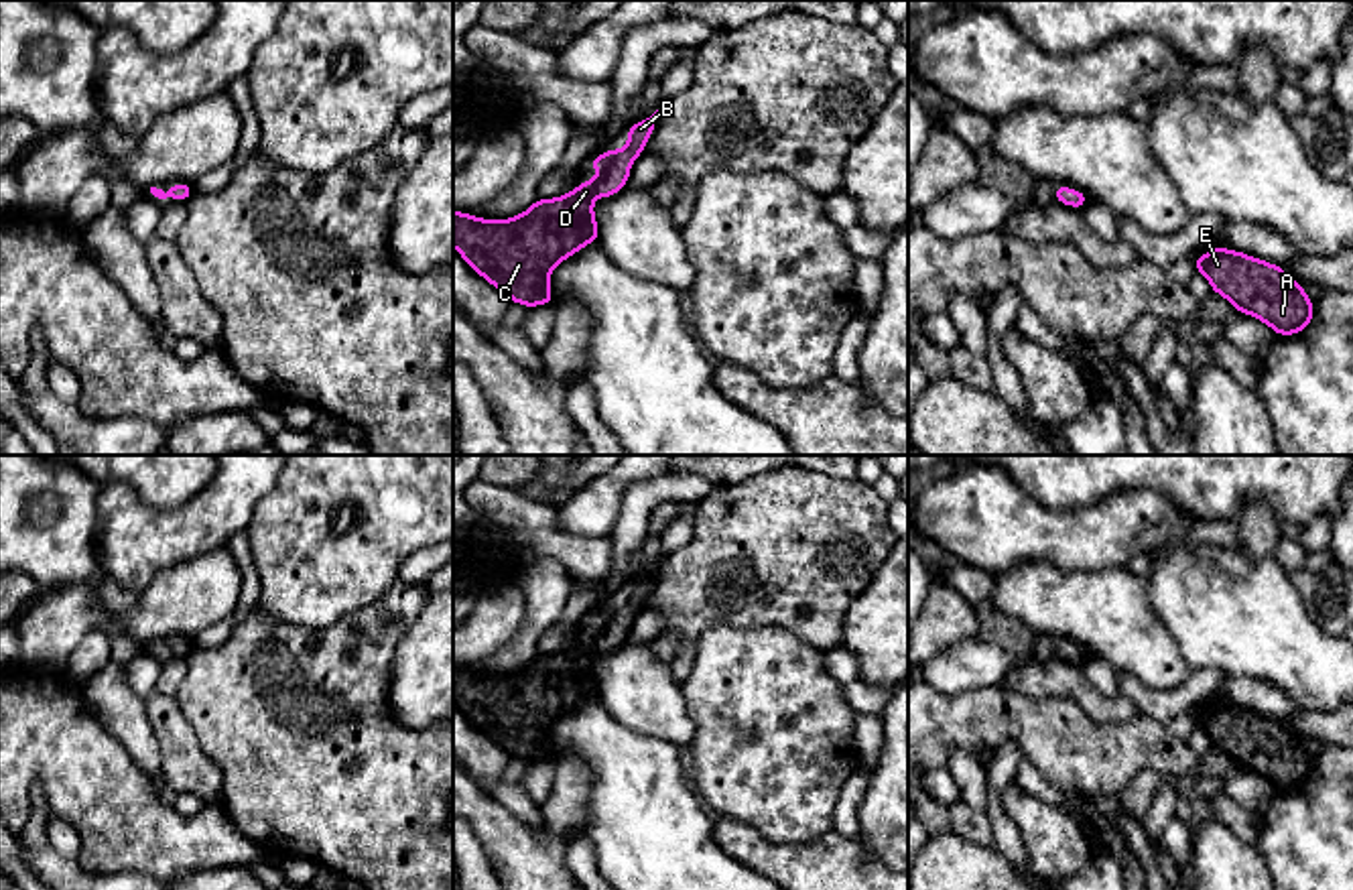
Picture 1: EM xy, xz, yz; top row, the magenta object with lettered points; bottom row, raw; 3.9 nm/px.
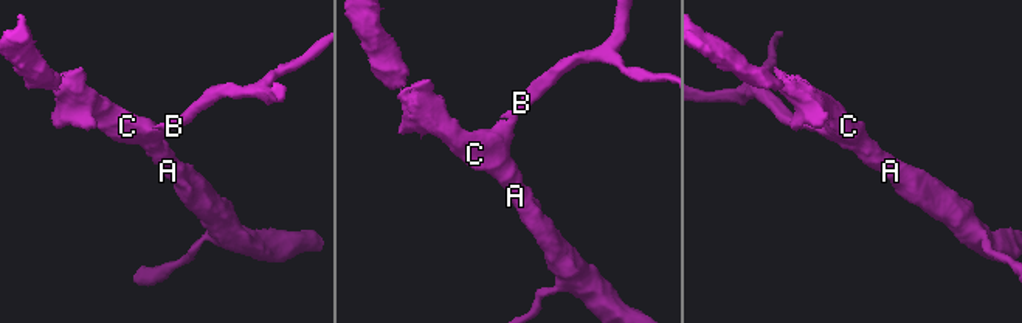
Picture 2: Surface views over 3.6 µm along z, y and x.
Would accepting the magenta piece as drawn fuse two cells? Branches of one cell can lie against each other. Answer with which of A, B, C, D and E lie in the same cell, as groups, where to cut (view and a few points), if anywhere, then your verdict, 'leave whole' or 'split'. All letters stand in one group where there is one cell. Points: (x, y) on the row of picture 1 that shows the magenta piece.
groups A B C D E; cut none; leave whole

